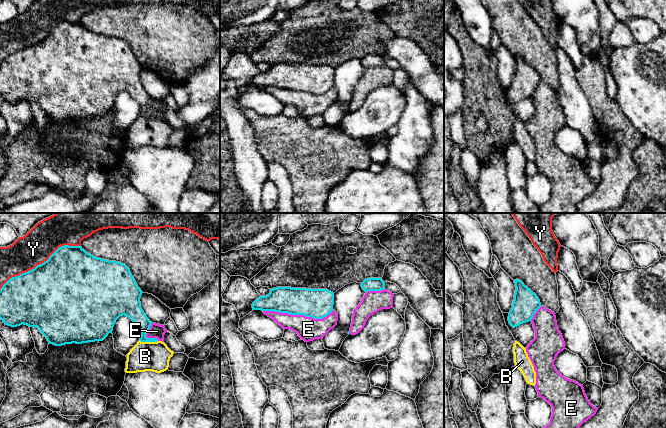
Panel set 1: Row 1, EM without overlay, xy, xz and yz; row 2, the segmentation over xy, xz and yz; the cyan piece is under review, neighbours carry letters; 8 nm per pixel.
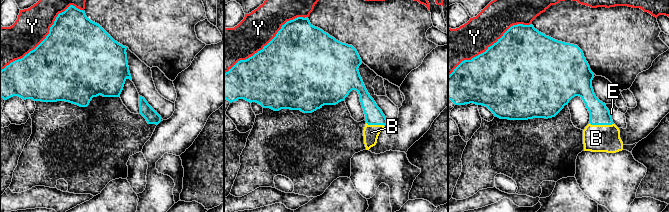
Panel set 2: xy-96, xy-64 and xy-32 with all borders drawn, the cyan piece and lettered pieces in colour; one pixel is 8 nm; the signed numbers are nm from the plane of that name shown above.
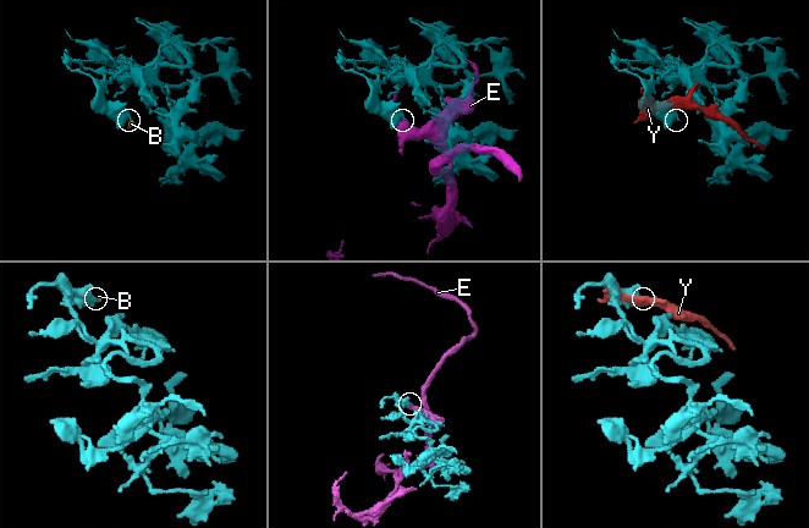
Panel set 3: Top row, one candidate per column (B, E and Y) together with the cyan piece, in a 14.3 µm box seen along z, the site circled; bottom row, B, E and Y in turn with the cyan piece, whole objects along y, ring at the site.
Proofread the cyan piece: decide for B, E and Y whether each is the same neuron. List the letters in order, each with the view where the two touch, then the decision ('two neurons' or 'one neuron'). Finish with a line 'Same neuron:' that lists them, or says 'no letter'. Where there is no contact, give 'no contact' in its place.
B: meets cyan in xy; one neuron
E: meets cyan in xz; two neurons
Y: meets cyan in xy; two neurons
Same neuron: B

